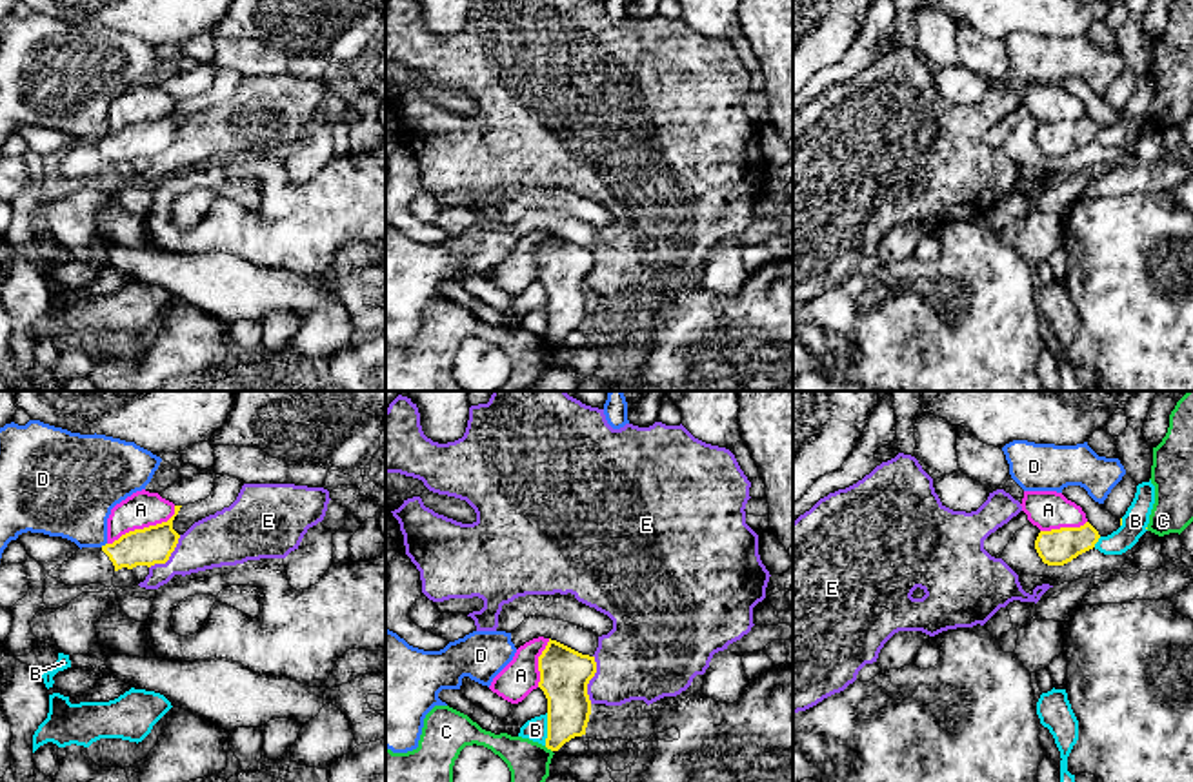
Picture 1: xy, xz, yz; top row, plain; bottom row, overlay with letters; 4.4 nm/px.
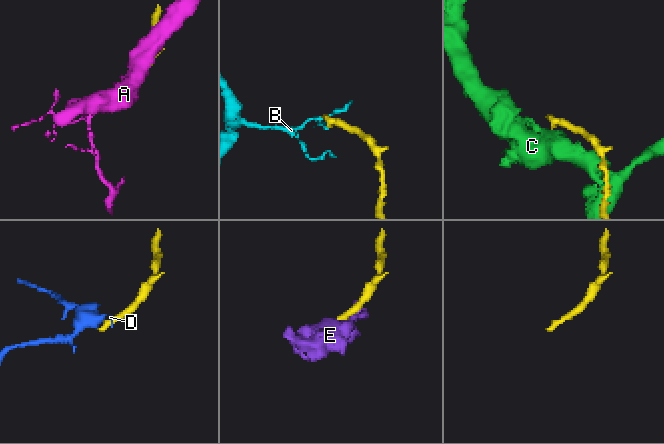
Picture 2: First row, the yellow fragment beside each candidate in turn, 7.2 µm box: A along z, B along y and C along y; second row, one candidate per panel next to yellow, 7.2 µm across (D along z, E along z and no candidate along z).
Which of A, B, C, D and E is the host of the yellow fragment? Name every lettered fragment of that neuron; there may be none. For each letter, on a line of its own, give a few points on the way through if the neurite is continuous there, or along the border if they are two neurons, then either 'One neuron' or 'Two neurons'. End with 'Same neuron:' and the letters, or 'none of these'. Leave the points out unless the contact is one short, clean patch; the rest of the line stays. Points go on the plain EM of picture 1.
A: Boundary: xy (175, 99), (175, 104), (166, 113), (130, 122), (108, 137). Two neurons
B: Boundary: xz (548, 306), (548, 330), (544, 337). Two neurons
C: Two neurons
D: Two neurons
E: Two neurons
Same neuron: none of these

